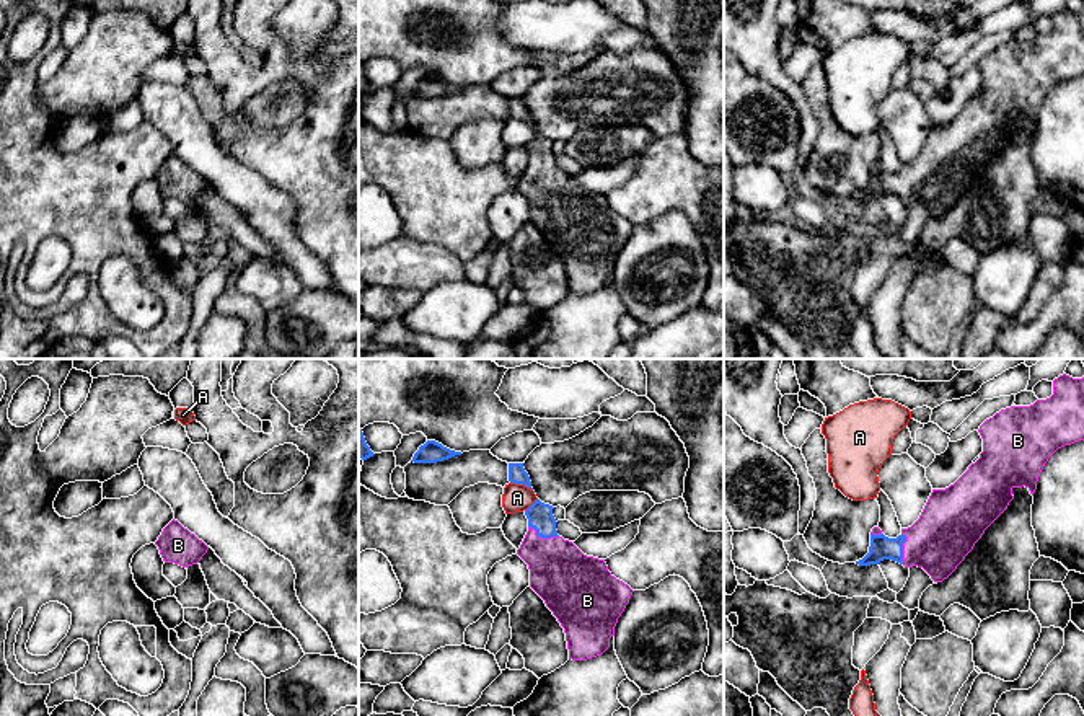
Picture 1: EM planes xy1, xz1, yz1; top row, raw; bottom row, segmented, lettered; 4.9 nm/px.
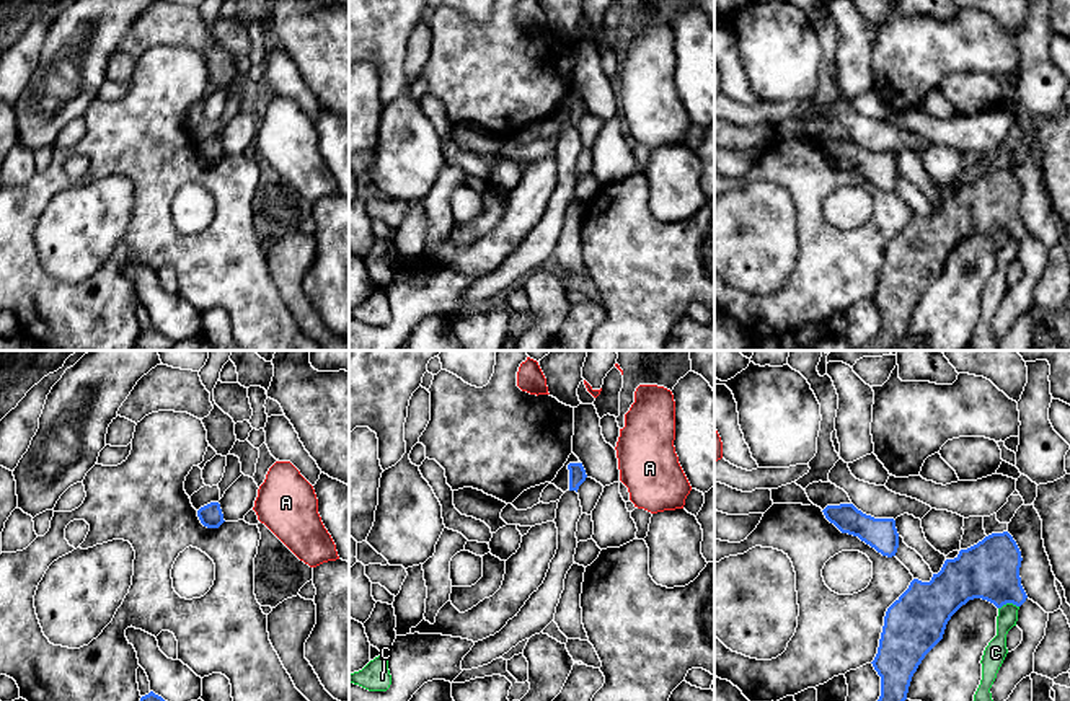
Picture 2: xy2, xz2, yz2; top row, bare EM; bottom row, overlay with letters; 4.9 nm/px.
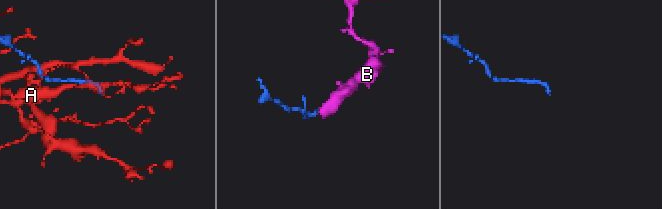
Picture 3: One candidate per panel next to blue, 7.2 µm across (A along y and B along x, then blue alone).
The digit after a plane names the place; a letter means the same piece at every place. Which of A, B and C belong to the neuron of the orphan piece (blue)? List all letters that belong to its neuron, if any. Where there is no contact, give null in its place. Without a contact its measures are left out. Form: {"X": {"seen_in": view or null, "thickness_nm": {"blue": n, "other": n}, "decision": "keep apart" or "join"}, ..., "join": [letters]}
{"A": {"seen_in": "xz1", "thickness_nm": {"blue": 90, "other": 140}, "decision": "keep apart"}, "B": {"seen_in": "xz1", "thickness_nm": {"blue": 130, "other": 300}, "decision": "join"}, "C": {"seen_in": "yz2", "thickness_nm": {"blue": 280, "other": 100}, "decision": "keep apart"}, "join": ["B"]}

